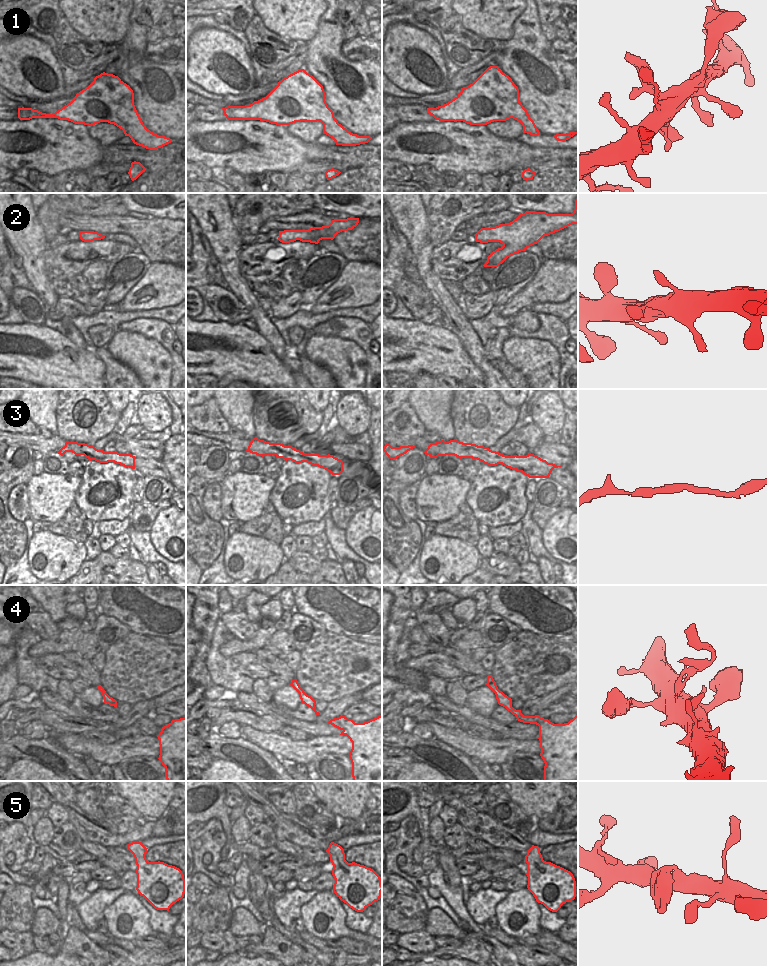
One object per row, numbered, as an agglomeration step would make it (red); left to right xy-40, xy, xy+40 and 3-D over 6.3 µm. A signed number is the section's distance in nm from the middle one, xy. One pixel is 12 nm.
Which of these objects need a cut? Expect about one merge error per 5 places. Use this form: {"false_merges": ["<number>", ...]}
{"false_merges": ["4"]}

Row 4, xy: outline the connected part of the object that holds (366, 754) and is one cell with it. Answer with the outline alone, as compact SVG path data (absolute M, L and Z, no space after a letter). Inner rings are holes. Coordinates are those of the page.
M382 715L364 723L348 719L340 735L346 735L352 742L348 756L352 763L353 781L382 781Z

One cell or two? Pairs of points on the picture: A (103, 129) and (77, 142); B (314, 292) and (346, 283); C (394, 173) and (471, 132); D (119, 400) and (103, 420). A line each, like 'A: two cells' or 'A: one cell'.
A: two cells
B: two cells
C: two cells
D: two cells

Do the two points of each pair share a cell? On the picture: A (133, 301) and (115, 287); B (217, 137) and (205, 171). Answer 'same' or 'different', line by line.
A: different
B: different

